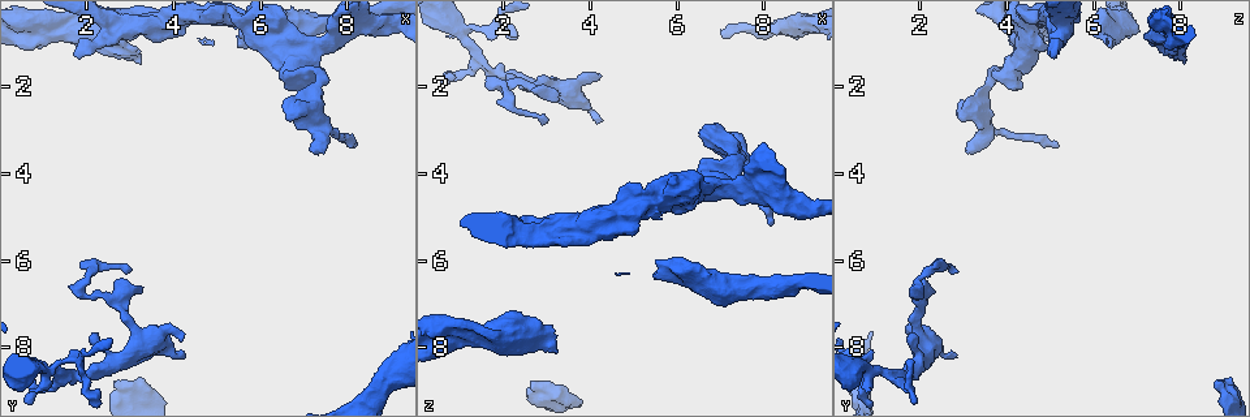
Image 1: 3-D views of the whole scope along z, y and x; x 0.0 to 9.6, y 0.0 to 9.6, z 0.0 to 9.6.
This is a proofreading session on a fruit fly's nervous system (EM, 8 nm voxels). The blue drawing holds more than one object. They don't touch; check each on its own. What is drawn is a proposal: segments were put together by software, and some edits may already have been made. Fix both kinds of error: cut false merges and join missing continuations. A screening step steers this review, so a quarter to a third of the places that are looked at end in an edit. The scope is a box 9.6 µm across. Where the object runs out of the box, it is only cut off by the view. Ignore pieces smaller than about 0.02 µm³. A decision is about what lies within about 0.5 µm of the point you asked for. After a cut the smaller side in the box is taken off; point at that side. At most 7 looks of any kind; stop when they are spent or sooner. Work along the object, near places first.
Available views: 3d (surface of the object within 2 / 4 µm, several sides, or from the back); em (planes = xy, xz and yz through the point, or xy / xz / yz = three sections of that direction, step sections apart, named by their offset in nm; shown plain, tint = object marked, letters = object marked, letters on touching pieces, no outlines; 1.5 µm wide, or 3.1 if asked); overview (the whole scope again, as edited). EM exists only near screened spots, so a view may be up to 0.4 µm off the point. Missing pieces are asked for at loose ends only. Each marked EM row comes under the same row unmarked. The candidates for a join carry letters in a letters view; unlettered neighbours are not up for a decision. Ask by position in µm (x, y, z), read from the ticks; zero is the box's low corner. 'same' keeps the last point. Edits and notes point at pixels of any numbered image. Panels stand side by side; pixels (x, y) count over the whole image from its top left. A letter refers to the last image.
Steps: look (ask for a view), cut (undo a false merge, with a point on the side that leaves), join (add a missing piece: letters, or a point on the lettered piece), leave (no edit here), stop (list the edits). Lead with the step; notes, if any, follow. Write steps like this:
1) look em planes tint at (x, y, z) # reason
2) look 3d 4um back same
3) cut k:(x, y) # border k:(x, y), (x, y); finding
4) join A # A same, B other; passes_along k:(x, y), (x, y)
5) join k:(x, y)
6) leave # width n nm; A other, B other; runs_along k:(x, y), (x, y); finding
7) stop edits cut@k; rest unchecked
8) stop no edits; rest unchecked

look 3d 2um at (6.55, 2.35, 3.10) # stops while still wide

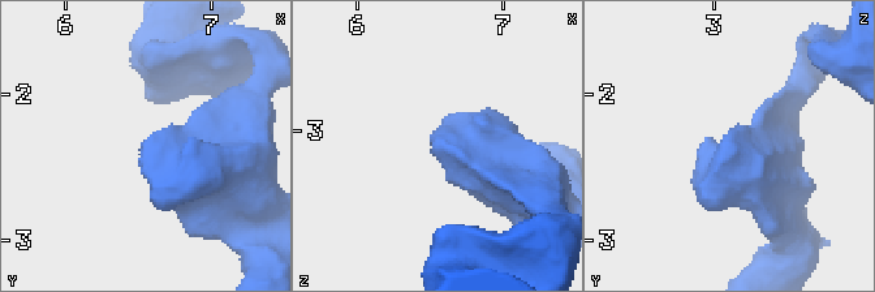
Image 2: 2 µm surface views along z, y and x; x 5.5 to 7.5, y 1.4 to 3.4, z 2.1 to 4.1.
look em planes letters at (6.52, 2.38, 3.10)

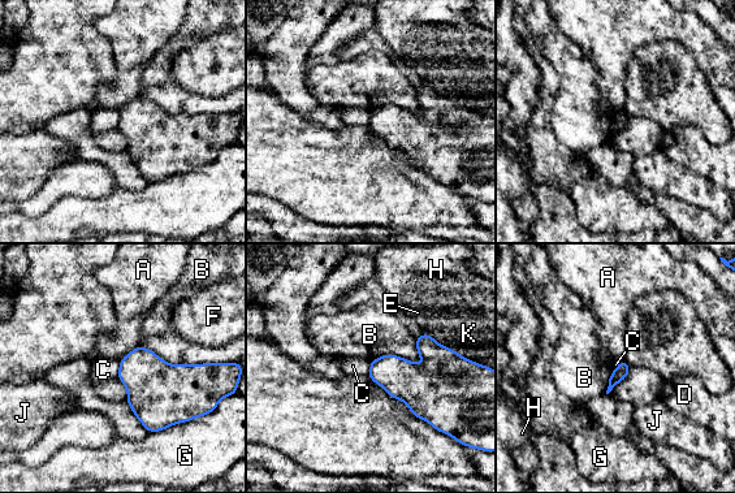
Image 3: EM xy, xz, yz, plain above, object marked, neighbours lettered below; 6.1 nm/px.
leave # A other, B other, C other, D other, E other, F other, G other, H other, J other, K other; border 3:(120, 360), (117, 376); none of them fits

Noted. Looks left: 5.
look em planes letters at (8.20, 3.35, 5.20) # tapers out

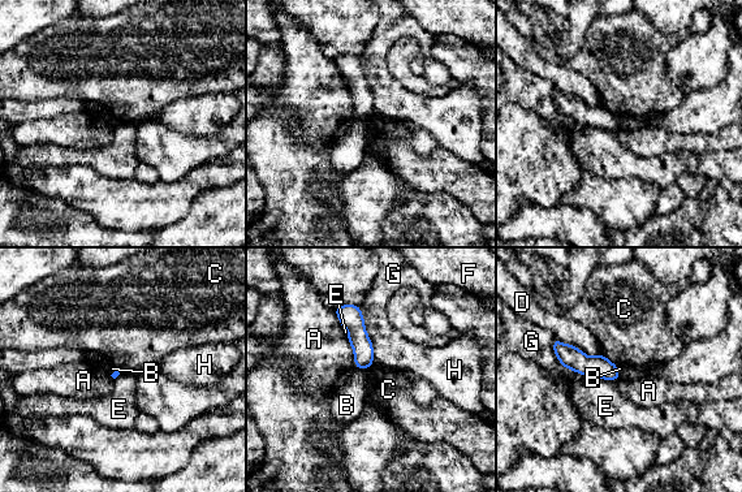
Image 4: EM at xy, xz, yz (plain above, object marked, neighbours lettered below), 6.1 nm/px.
leave # A other, B other, C other, D other, E other, F other, G other, H other; border 4:(600, 353), (617, 367); none of them fits

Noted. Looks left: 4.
look em xz step 4 letters at (5.55, 1.05, 6.40) # an open end

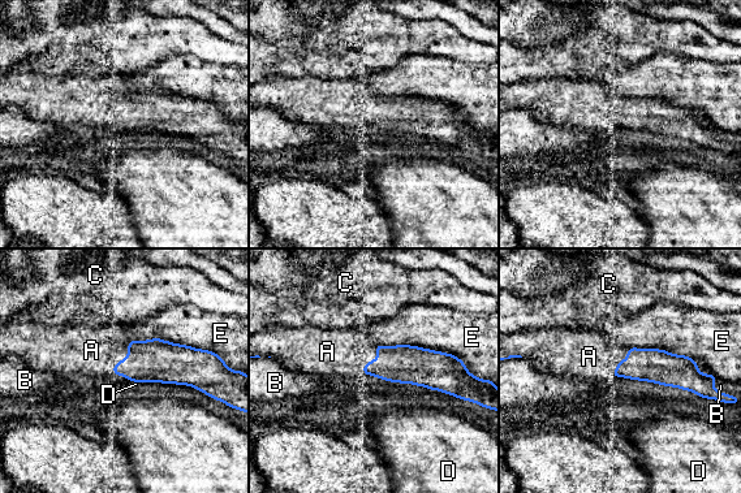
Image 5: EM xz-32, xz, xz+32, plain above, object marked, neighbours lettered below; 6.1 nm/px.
join A # longest_contact E 550 nm; A same, B other, C other, D other, E other; the cell continues

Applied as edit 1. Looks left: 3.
stop edits join@5; rest unchecked

